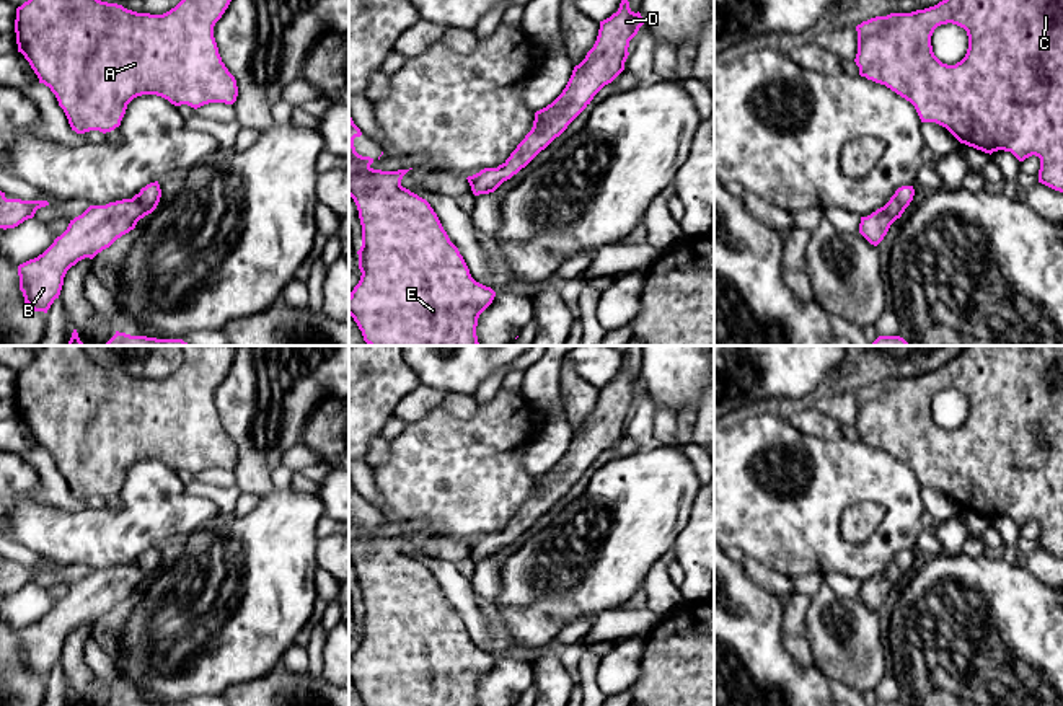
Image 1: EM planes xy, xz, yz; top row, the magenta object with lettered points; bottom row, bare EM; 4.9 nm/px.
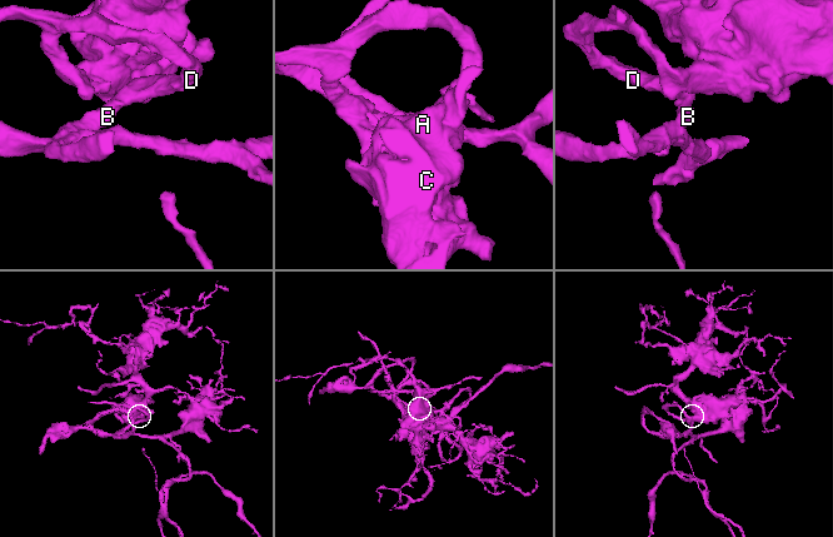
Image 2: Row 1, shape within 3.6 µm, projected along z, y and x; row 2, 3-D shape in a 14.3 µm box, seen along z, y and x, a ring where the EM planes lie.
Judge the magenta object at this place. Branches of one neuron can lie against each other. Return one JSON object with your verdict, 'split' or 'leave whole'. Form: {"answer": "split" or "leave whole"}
{"answer": "leave whole"}

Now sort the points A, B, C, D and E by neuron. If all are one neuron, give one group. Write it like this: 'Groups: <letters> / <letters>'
Groups: A B C D E

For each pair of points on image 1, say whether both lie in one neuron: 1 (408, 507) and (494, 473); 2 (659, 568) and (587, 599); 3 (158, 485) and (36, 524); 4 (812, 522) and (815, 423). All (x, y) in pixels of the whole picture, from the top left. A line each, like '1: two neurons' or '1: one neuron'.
1: one neuron
2: two neurons
3: one neuron
4: two neurons

